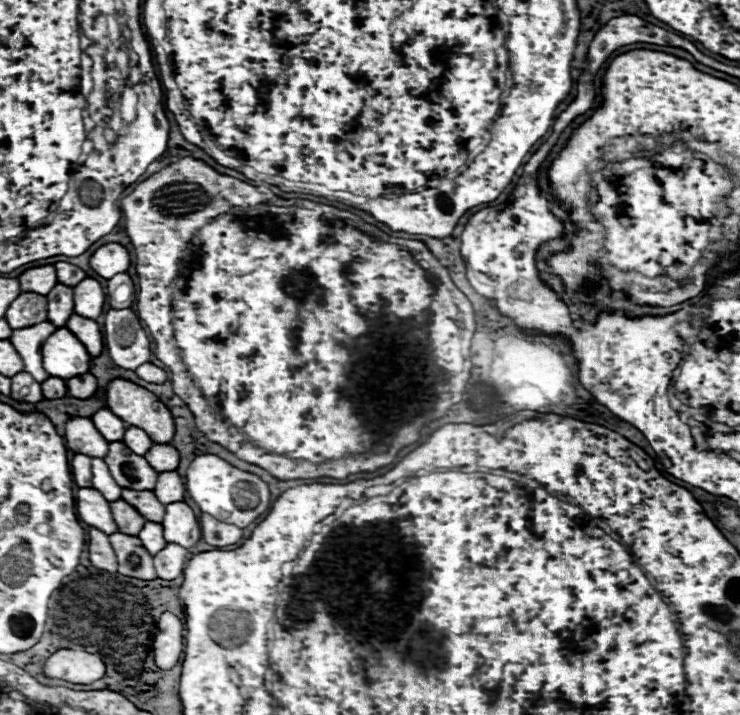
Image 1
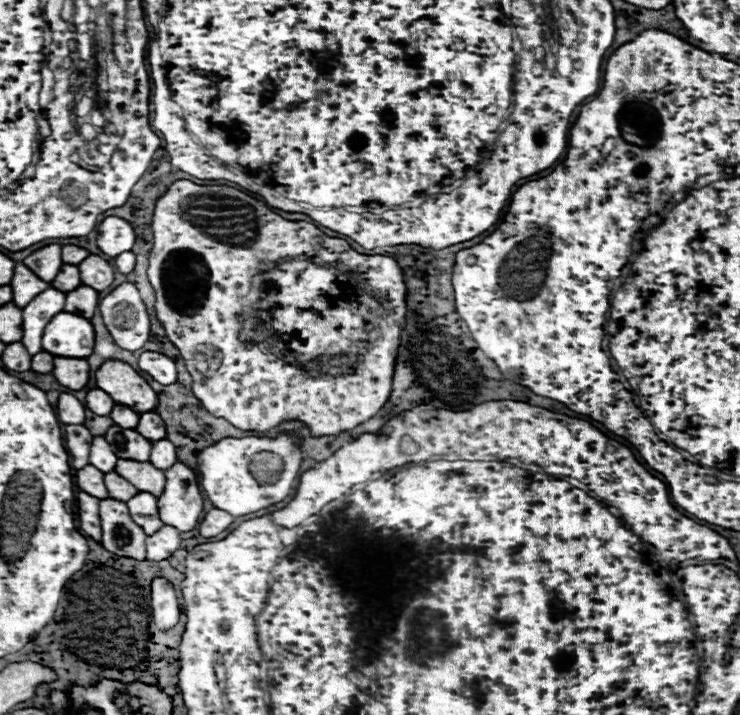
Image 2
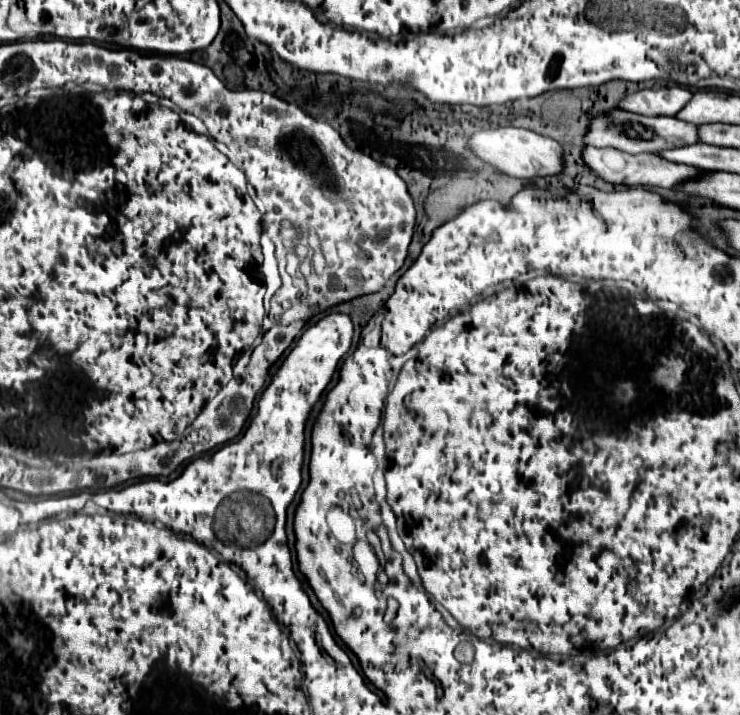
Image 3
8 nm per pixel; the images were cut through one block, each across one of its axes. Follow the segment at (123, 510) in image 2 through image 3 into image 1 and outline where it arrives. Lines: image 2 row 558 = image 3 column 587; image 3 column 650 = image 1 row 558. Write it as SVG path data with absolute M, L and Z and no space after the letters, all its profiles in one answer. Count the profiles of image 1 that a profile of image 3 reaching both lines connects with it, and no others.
M116 532L110 536L110 544L118 558L118 572L122 576L130 576L138 580L156 580L152 556L148 554L148 550L142 546L138 538Z

